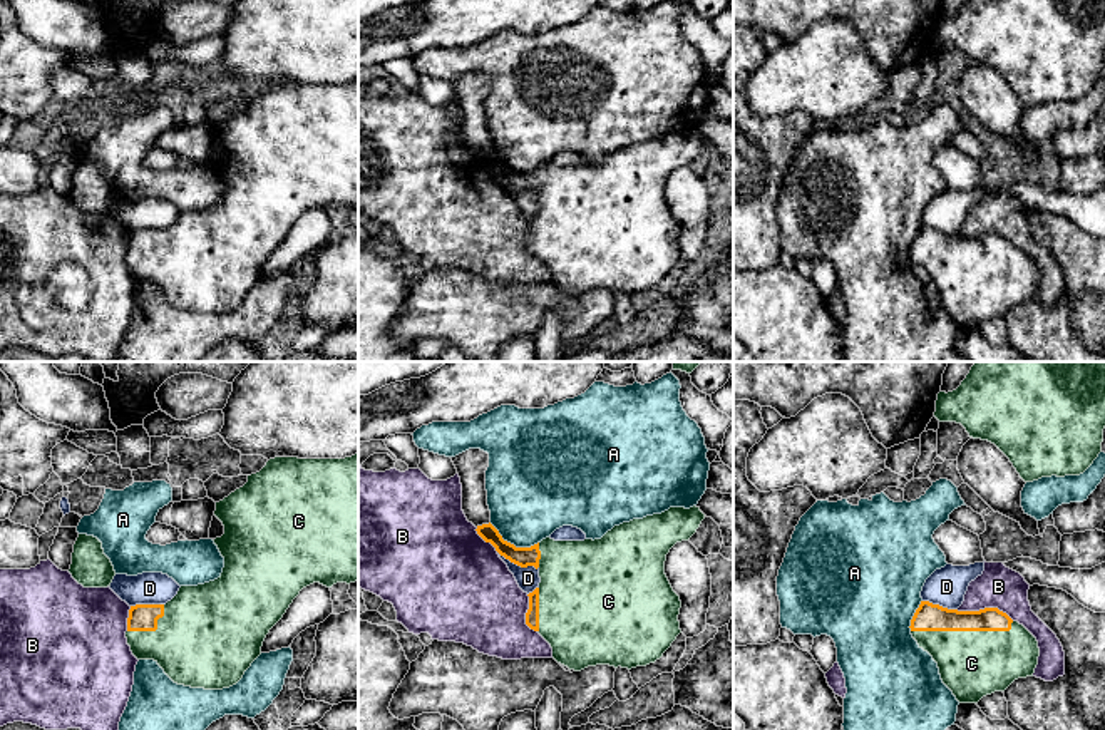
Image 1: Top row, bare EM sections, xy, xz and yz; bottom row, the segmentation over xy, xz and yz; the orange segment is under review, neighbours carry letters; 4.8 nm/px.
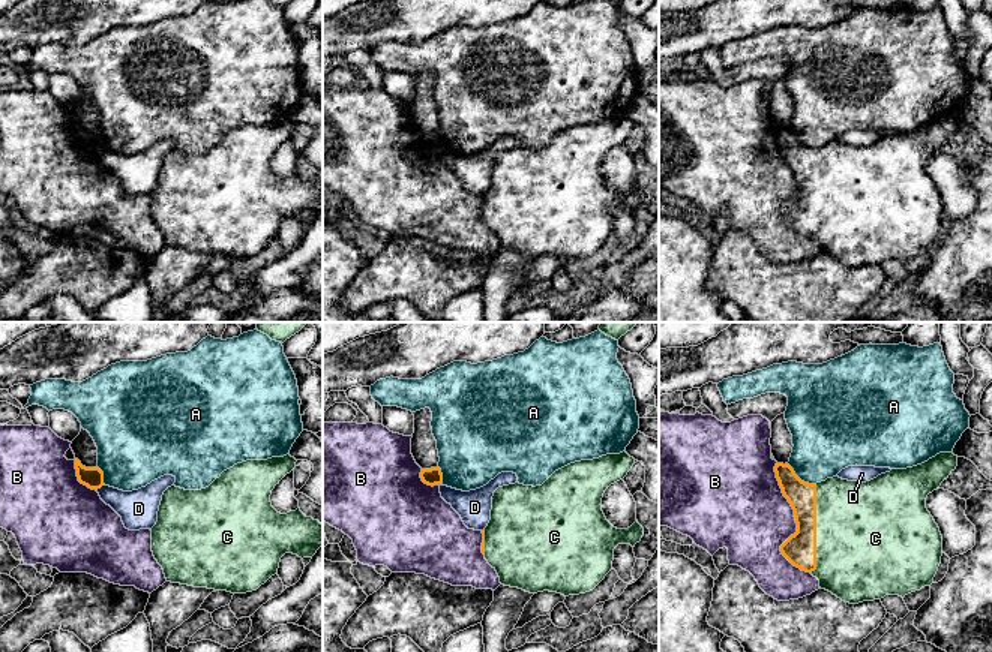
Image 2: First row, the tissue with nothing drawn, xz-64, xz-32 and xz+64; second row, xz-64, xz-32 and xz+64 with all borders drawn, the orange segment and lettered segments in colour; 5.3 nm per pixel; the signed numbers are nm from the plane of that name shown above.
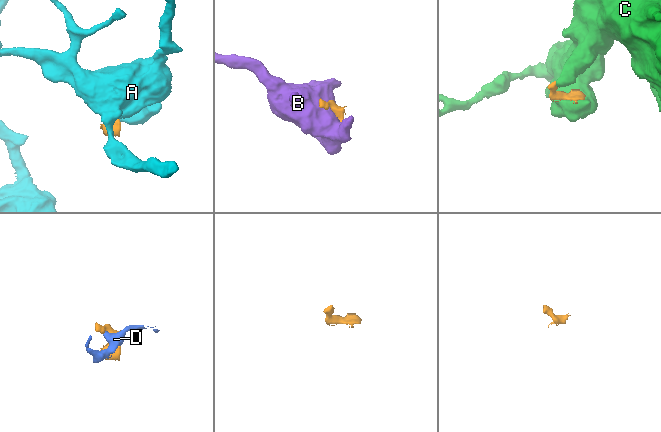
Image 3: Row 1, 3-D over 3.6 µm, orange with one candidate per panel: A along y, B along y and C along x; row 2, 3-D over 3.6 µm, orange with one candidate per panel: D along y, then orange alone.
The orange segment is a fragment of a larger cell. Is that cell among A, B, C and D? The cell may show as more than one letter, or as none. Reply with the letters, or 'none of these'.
C

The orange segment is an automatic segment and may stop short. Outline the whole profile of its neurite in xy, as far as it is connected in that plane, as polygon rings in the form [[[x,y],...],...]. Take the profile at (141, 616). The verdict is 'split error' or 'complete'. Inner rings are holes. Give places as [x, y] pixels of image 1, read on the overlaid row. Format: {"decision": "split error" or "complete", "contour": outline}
{"decision": "split error", "contour": [[[358,454],[345,459],[270,459],[260,472],[248,476],[243,487],[216,502],[214,516],[224,526],[224,534],[213,539],[224,558],[221,576],[181,586],[166,604],[131,606],[126,631],[137,660],[154,660],[174,683],[204,690],[229,688],[243,678],[261,655],[266,635],[303,588],[358,581]]]}

